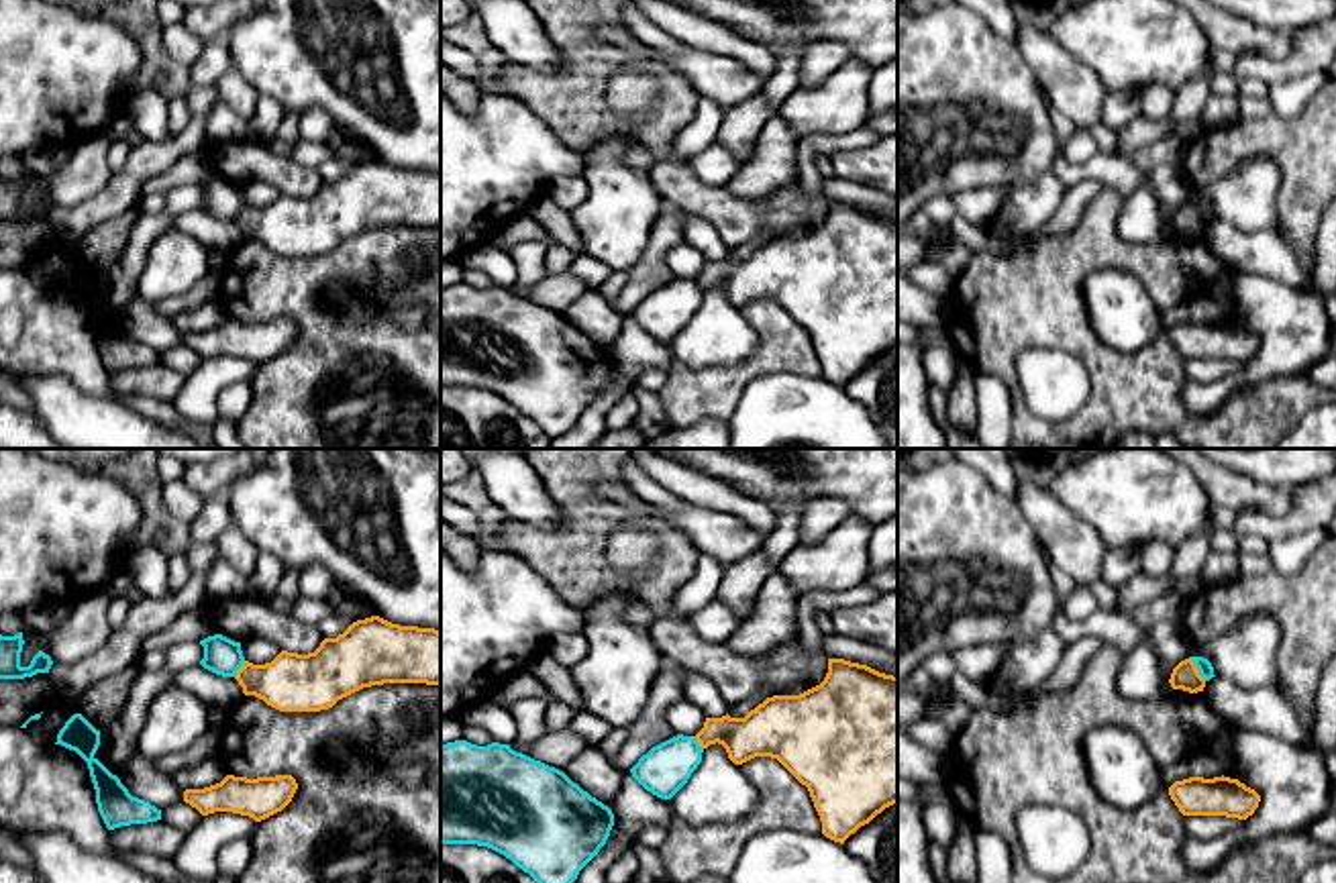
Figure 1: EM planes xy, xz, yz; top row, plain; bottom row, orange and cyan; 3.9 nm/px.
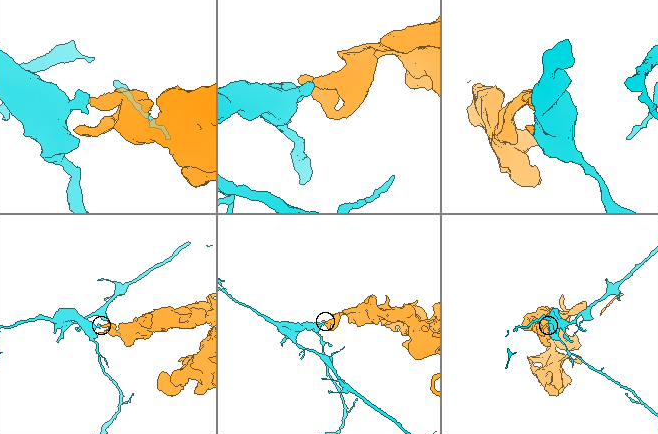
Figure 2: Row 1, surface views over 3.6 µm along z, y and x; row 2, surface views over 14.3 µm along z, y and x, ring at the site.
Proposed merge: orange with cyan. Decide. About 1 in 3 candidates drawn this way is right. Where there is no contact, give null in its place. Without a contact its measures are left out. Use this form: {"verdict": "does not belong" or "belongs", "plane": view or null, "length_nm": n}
{"verdict": "does not belong", "plane": "yz", "length_nm": 120}

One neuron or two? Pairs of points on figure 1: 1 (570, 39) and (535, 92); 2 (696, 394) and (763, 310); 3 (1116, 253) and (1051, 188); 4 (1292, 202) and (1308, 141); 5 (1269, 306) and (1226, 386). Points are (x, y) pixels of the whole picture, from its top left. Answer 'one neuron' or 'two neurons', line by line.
1: one neuron
2: one neuron
3: two neurons
4: one neuron
5: one neuron

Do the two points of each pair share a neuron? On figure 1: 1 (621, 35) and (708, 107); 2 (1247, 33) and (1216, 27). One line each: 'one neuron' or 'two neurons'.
1: two neurons
2: one neuron

